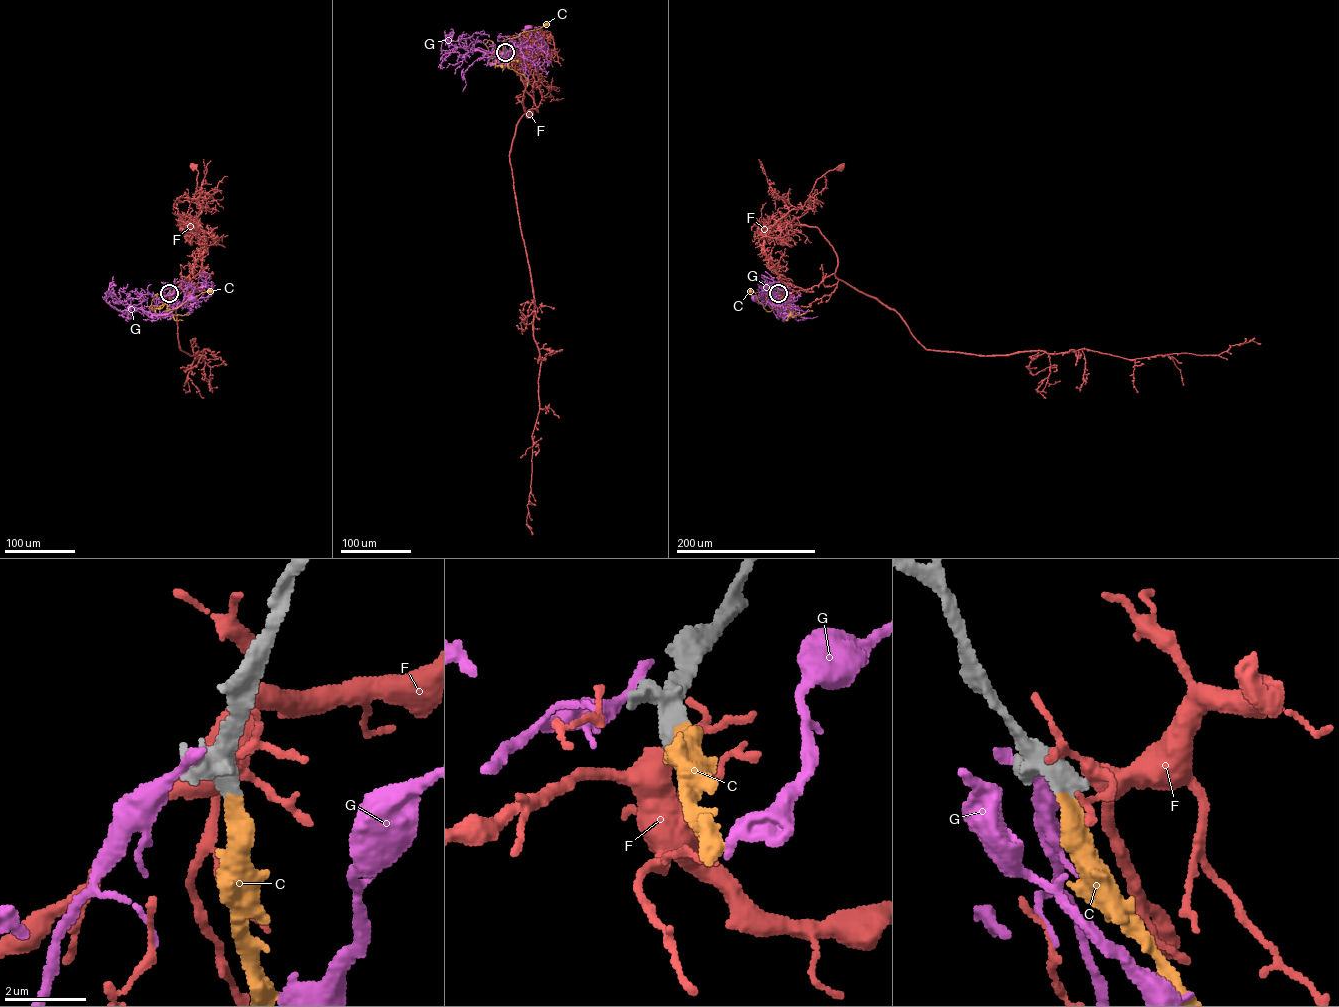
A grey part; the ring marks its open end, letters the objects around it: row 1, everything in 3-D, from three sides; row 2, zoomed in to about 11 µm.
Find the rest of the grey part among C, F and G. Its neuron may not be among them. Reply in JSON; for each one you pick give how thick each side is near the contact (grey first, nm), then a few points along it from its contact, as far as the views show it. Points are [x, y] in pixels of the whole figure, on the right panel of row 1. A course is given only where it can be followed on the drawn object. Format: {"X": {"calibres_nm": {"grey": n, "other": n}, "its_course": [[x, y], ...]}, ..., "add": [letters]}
{"C": {"calibres_nm": {"grey": 550, "other": 400}, "its_course": [[778, 292], [782, 302], [768, 311], [755, 293], [750, 291]]}, "add": ["C"]}

